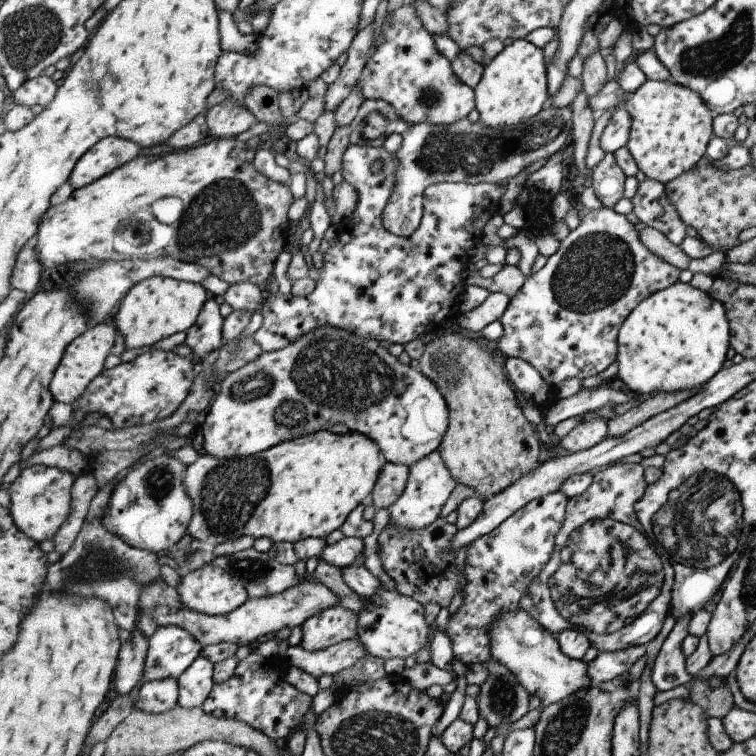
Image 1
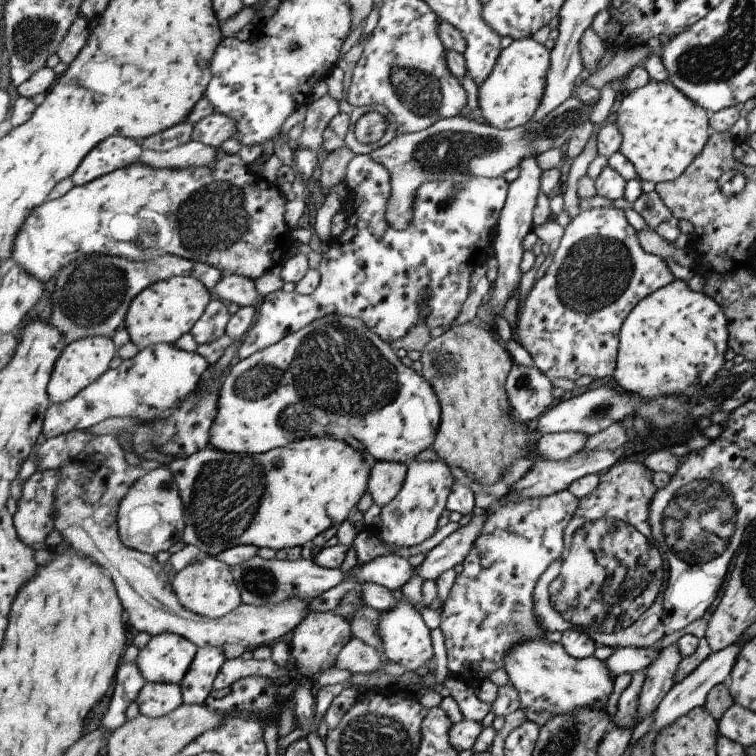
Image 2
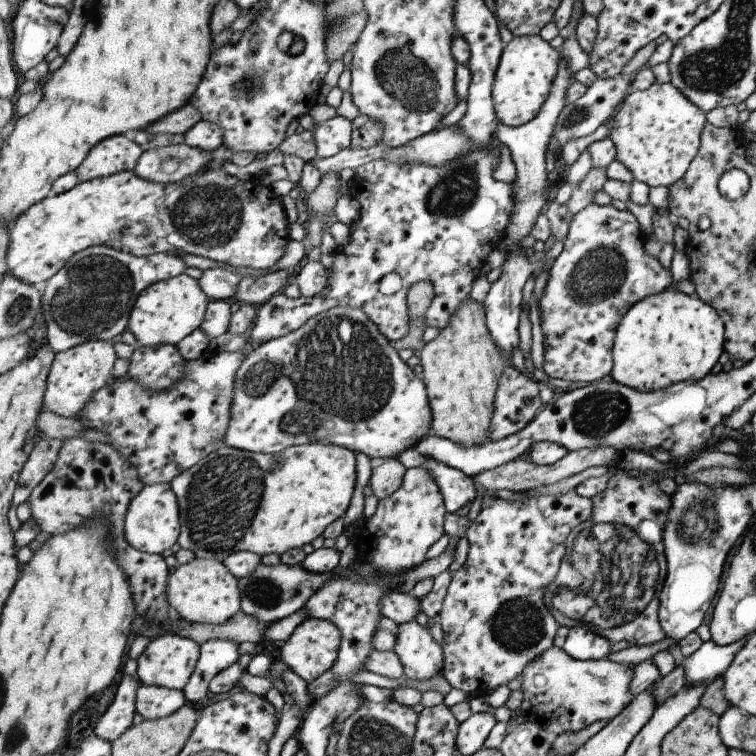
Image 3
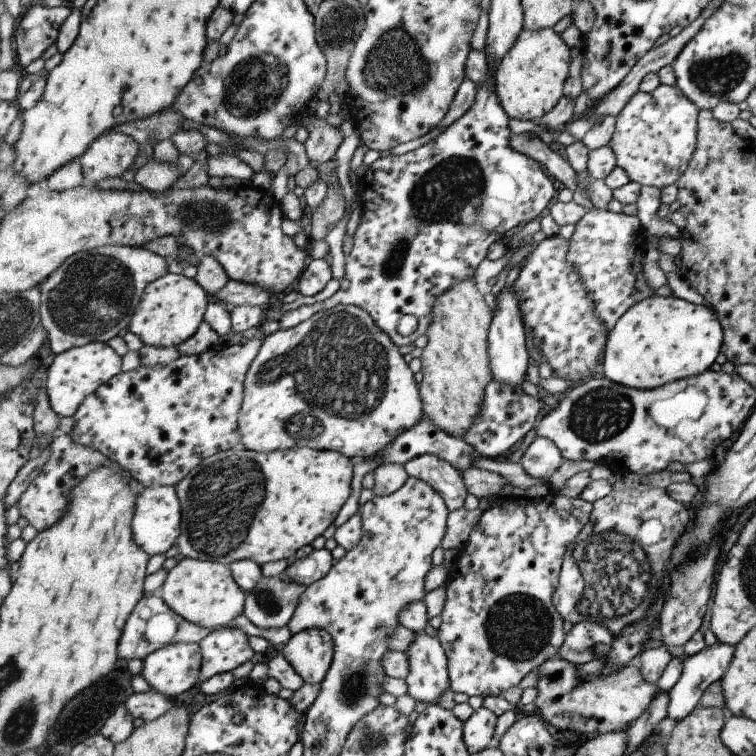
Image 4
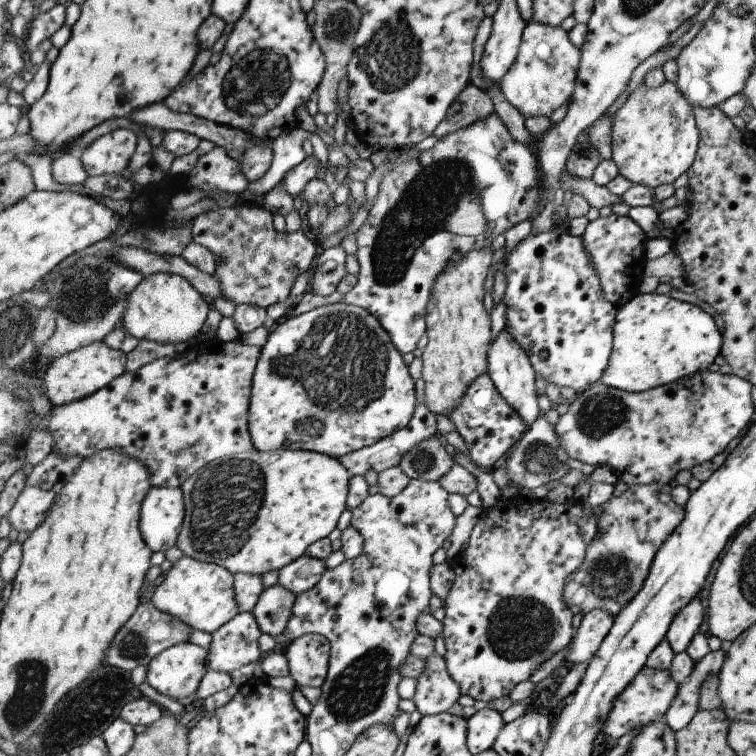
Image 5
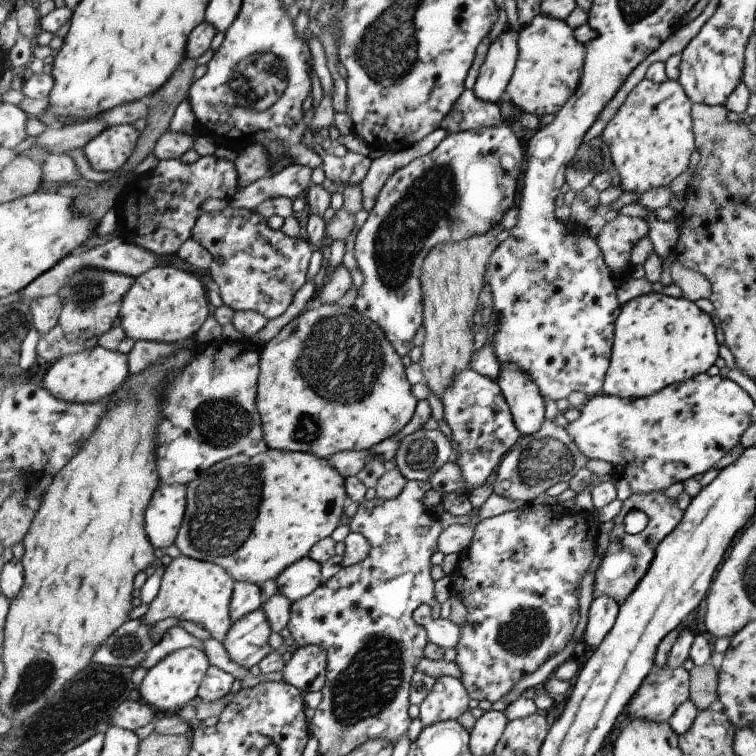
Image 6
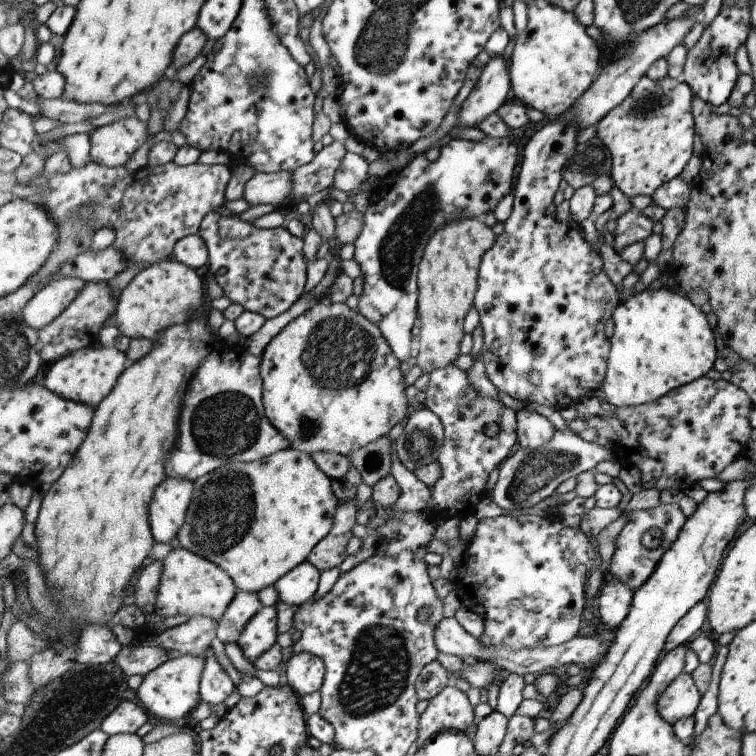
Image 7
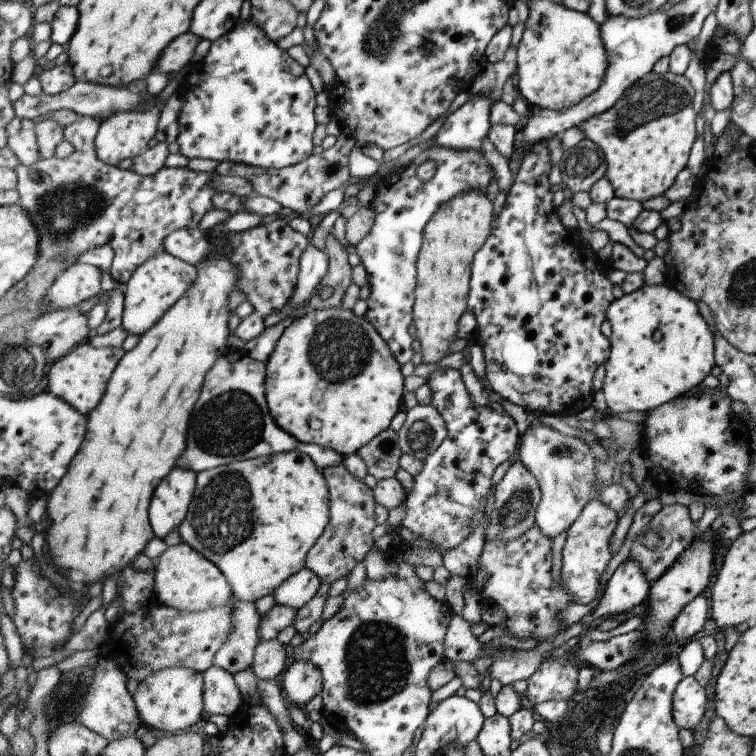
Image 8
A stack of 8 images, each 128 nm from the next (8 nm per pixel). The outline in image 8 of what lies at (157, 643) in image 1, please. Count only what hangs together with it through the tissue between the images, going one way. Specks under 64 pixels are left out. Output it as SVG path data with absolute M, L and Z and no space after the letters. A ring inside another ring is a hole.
M183 666L165 668L153 674L151 678L140 682L134 700L142 726L151 728L151 730L171 732L171 734L191 728L206 715L204 686L203 673L195 672L191 668L183 668Z

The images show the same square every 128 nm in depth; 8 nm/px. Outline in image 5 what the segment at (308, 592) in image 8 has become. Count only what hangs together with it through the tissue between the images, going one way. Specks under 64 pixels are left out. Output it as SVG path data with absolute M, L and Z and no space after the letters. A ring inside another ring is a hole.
M311 556L300 559L280 571L280 584L291 590L295 596L313 590L326 572L326 562Z

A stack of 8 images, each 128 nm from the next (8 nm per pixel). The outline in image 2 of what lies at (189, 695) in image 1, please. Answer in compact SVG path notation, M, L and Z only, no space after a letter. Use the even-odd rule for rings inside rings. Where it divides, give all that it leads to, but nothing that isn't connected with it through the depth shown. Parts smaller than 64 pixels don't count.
M200 647L191 670L180 684L185 704L205 704L226 660L227 654L223 648Z

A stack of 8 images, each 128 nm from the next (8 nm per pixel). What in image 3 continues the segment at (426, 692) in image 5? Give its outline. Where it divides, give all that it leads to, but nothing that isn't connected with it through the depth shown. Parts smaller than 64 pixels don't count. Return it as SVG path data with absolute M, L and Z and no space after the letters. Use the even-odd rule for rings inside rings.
M411 620L399 625L394 652L403 662L407 678L425 680L444 673L445 654L442 644L437 644L428 626Z

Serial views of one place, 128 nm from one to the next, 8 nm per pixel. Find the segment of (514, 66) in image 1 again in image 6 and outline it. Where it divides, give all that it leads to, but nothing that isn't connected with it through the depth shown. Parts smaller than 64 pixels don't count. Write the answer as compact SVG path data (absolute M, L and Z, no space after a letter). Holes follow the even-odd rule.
M540 13L525 29L519 32L519 57L508 87L508 99L518 110L537 117L557 115L577 94L584 79L587 44L581 44L573 36L573 28L567 20Z

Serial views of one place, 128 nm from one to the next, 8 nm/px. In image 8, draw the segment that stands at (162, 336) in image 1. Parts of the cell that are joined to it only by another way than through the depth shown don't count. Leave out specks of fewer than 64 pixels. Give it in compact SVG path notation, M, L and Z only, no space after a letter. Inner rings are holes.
M168 251L161 252L159 256L153 256L149 260L145 260L133 272L131 280L124 286L125 302L124 302L124 318L123 328L133 334L141 336L147 330L151 330L163 316L192 288L196 283L197 268L195 265L188 264L176 258Z

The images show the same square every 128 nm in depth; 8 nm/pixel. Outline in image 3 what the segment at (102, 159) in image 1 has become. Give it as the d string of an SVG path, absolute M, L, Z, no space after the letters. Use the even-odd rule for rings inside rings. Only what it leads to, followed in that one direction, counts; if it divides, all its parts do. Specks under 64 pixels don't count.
M119 134L101 140L89 152L84 164L76 171L81 183L135 171L144 156L144 149L138 144L136 135Z

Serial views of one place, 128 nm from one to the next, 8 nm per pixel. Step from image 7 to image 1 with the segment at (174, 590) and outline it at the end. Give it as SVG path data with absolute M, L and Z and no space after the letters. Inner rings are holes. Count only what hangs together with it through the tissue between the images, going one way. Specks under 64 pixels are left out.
M211 562L207 565L198 564L198 569L194 569L181 578L177 589L185 605L208 615L231 614L250 599L248 589L245 588L244 584L236 580L228 570L213 565Z

